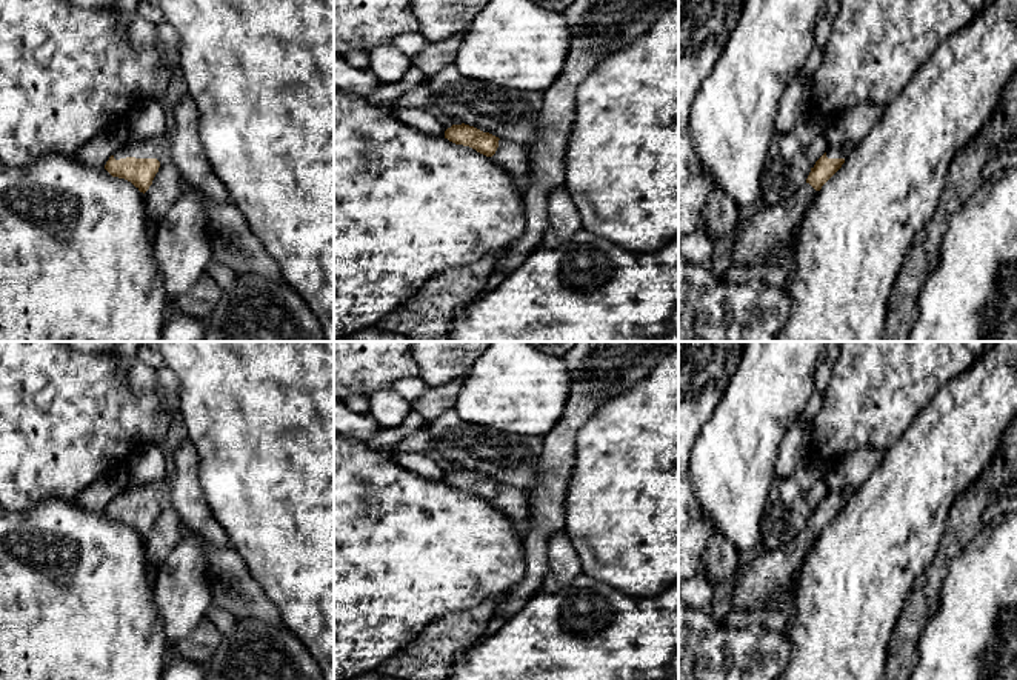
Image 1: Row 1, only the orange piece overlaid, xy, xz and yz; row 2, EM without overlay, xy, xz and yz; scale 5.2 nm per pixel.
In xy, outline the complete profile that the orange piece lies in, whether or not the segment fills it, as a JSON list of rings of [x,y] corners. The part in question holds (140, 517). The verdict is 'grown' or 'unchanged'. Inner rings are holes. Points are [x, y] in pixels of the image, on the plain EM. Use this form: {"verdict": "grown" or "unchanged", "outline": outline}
{"verdict": "grown", "outline": [[[172,475],[128,486],[105,509],[118,523],[131,526],[145,538],[145,551],[152,575],[185,535],[185,528],[171,500]]]}

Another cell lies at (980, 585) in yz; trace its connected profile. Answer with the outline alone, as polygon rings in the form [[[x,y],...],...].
[[[1017,512],[995,517],[948,566],[935,614],[923,628],[919,658],[908,680],[989,680],[989,657],[1000,637],[1000,615],[1017,611]]]

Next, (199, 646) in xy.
[[[205,617],[189,635],[174,642],[171,646],[177,657],[208,665],[222,640],[222,632],[209,618]]]

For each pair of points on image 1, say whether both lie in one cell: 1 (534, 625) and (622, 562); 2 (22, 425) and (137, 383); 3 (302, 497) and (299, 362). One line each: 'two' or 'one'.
1: two
2: two
3: one

